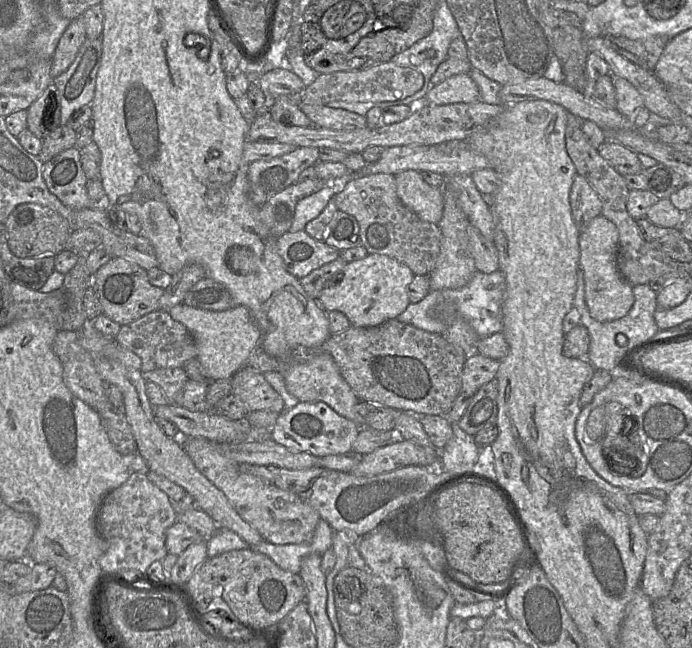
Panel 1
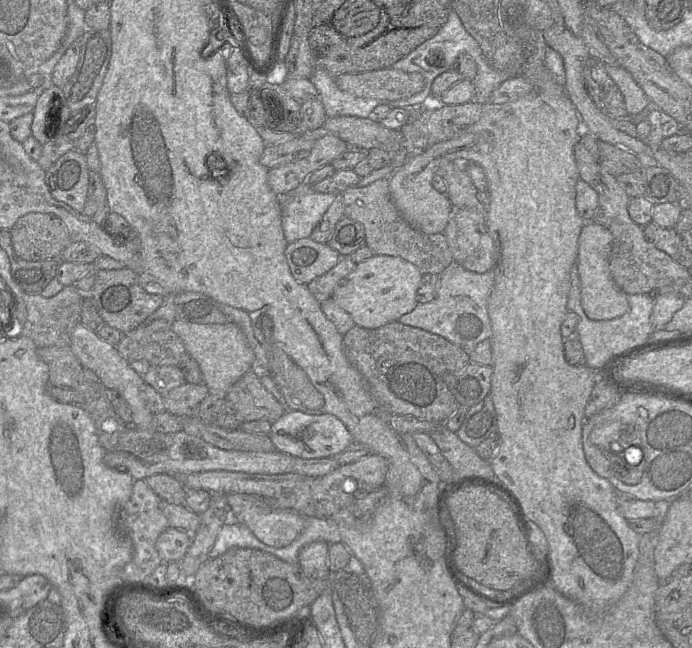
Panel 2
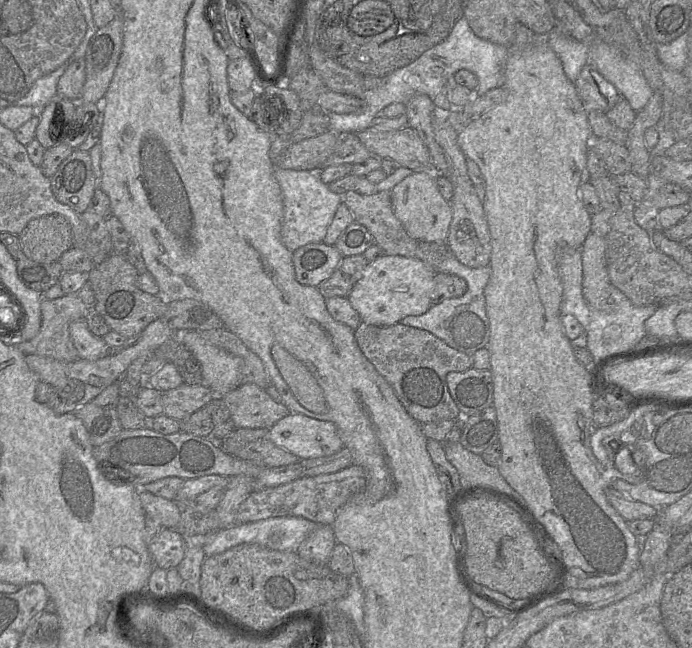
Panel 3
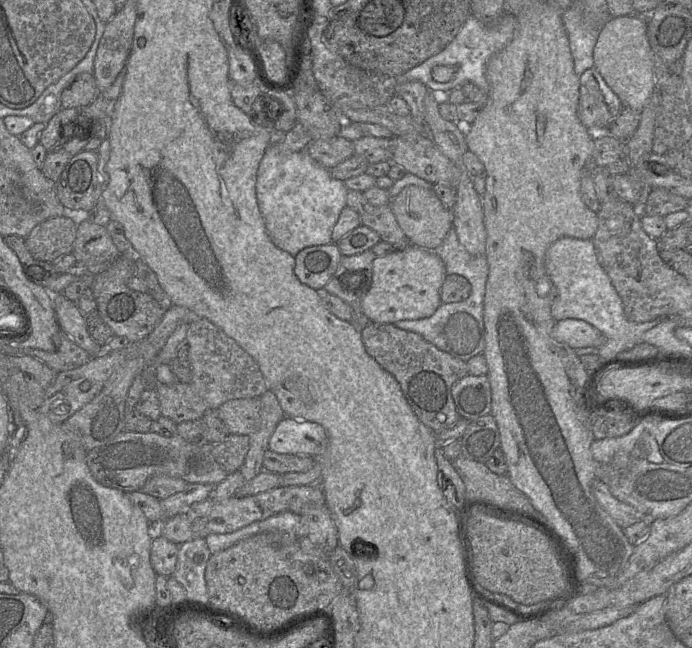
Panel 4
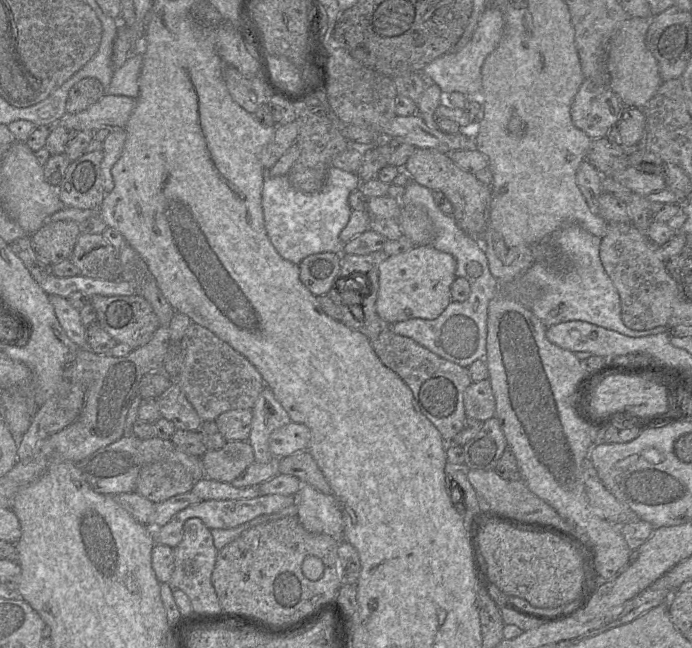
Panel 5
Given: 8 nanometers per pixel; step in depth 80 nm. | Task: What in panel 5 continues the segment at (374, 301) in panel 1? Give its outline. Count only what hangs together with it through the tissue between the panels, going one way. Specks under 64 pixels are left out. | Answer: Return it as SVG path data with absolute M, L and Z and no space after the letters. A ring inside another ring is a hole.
M432 245L414 246L409 251L389 256L379 266L376 312L393 325L409 319L436 319L452 301L450 288L457 277L456 260Z

